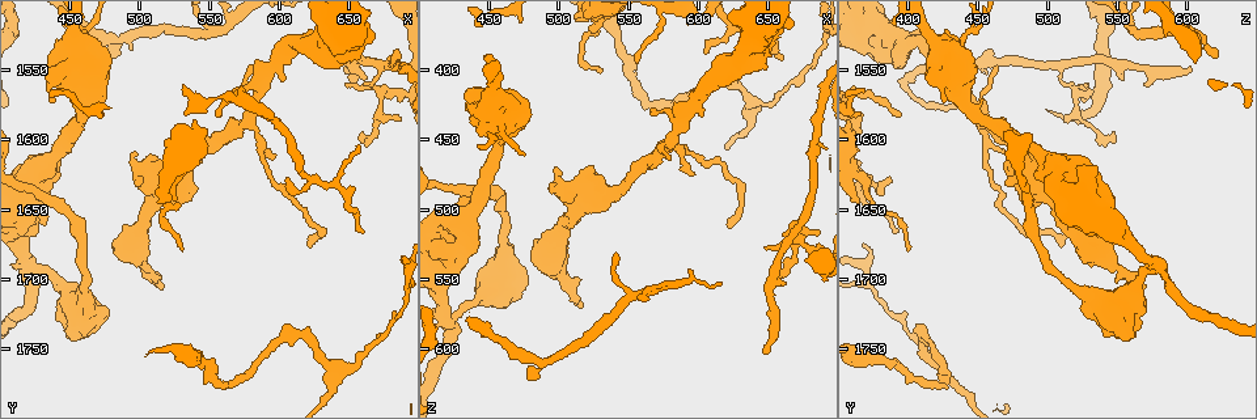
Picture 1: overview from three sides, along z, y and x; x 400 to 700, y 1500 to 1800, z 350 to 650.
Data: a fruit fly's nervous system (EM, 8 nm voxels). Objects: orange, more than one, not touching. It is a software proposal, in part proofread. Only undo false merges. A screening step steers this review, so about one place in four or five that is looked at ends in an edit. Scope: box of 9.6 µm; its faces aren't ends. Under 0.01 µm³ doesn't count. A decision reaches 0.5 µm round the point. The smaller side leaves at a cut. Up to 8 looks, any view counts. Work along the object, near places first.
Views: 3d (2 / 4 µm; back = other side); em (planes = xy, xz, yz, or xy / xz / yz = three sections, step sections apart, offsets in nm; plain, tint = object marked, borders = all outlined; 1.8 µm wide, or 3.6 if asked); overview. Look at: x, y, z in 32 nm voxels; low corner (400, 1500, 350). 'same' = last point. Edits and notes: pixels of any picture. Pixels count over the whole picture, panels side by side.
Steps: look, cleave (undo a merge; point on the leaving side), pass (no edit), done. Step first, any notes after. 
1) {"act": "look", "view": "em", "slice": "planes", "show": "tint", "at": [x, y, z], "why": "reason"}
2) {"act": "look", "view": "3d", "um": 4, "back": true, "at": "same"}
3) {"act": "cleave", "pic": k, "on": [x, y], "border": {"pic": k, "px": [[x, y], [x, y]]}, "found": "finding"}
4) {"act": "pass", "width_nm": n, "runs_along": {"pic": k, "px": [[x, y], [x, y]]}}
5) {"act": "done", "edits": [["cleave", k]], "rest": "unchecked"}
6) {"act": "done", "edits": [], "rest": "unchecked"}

{"act": "look", "view": "em", "um": 3.6, "slice": "yz", "step": 16, "show": "borders", "at": [420, 1644, 524]}

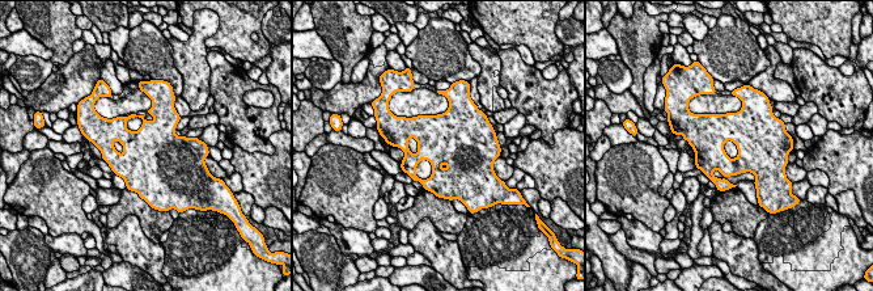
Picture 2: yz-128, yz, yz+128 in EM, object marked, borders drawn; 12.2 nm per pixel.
{"act": "pass", "found": "continuous, no second neuron"}

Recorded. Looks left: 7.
{"act": "look", "view": "em", "slice": "planes", "show": "borders", "at": [424, 1692, 580], "why": "two arms in line, one across"}

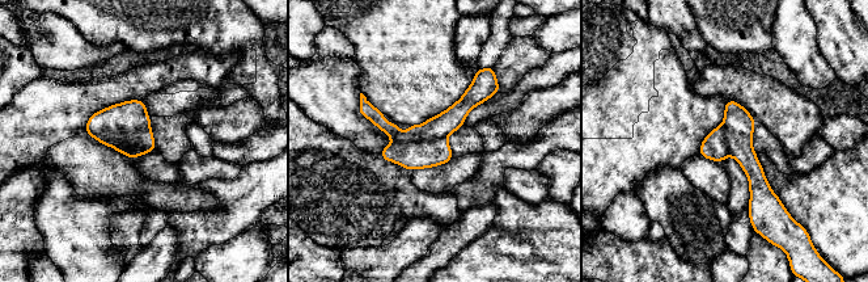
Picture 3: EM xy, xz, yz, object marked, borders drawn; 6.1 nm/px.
{"act": "cleave", "pic": 3, "on": [436, 127], "border": {"pic": 3, "px": [[445, 137], [437, 140], [394, 142]]}, "found": "a second neuron is stuck on"}

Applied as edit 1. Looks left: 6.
{"act": "look", "view": "overview", "why": "see it whole again"}

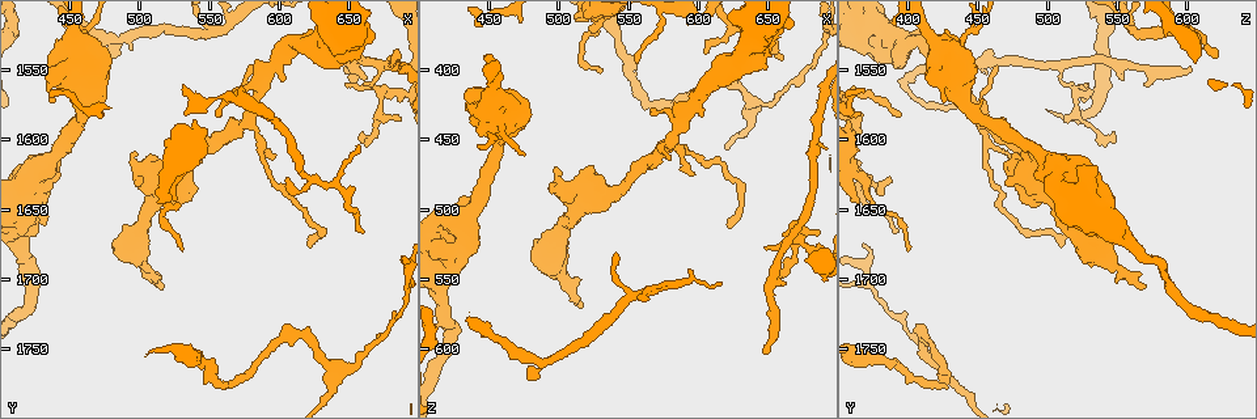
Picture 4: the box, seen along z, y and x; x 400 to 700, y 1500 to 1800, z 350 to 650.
{"act": "look", "view": "3d", "um": 4, "at": [486, 1530, 608], "why": "a fork"}

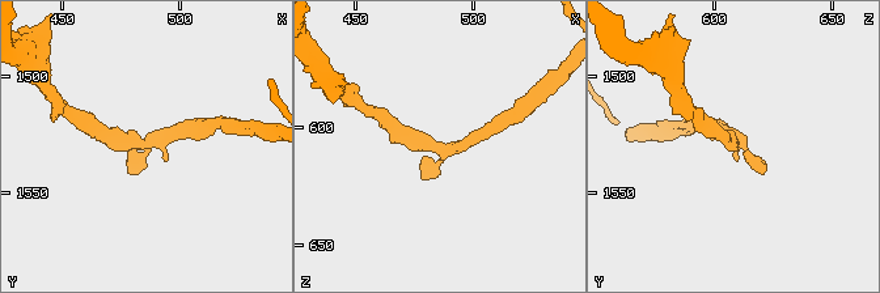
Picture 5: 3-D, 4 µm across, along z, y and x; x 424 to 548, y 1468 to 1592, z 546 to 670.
{"act": "look", "view": "em", "um": 3.6, "slice": "planes", "show": "borders", "at": [486, 1529, 609]}

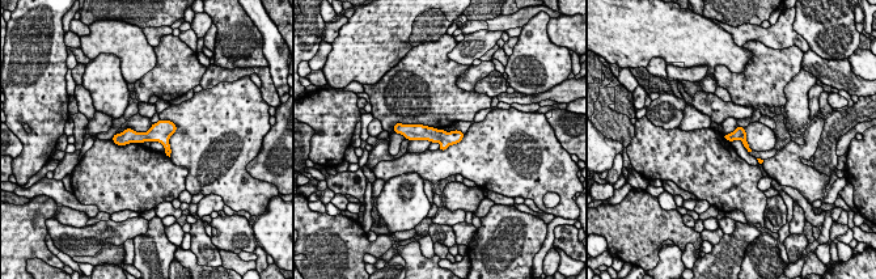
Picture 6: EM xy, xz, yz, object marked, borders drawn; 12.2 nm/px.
{"act": "pass", "runs_along": {"pic": 6, "px": [[172, 126], [152, 135], [117, 139]]}, "found": "one neuron here"}

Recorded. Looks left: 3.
{"act": "done", "edits": [["cleave", 3]], "rest": "unchecked"}

